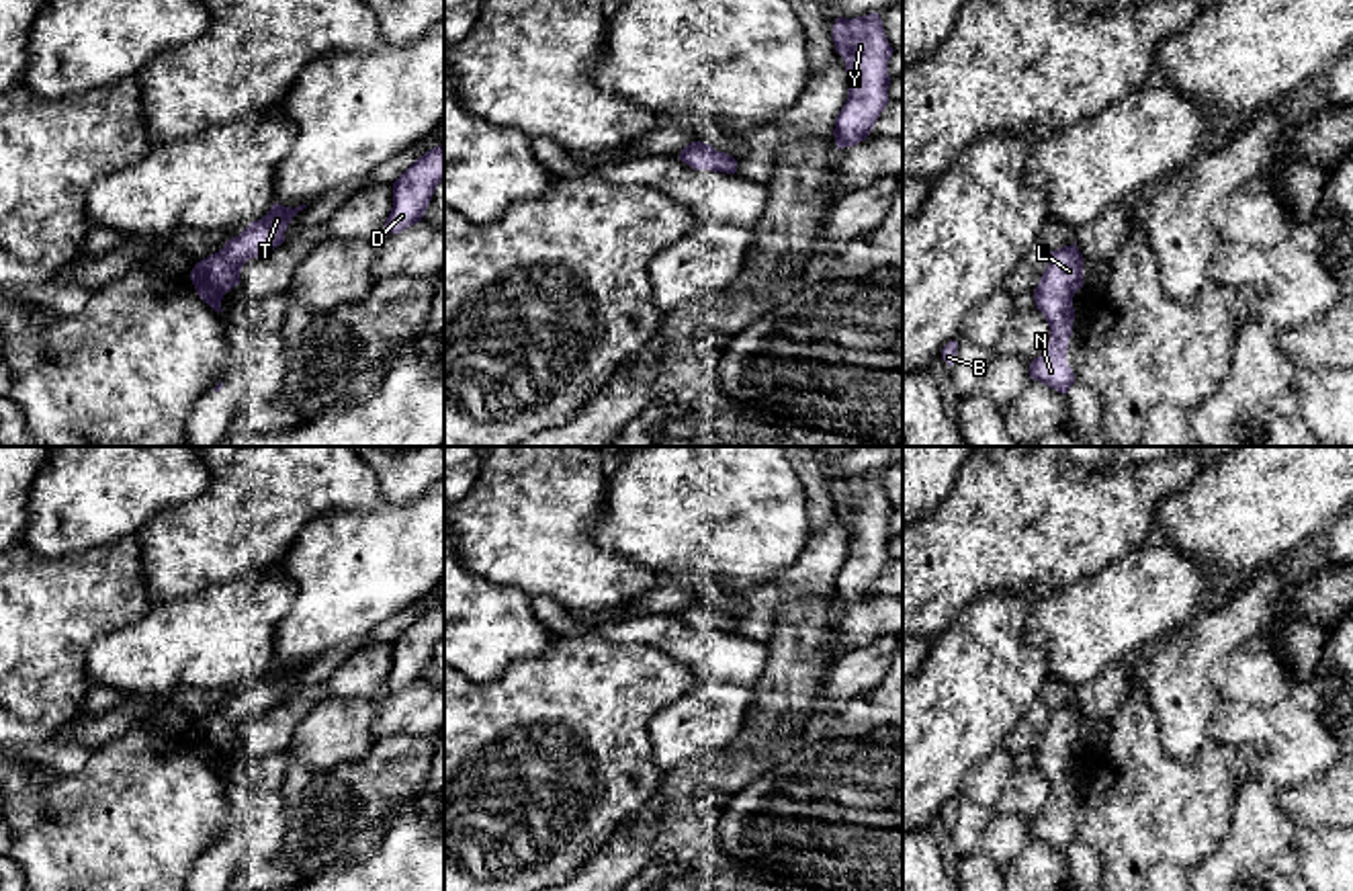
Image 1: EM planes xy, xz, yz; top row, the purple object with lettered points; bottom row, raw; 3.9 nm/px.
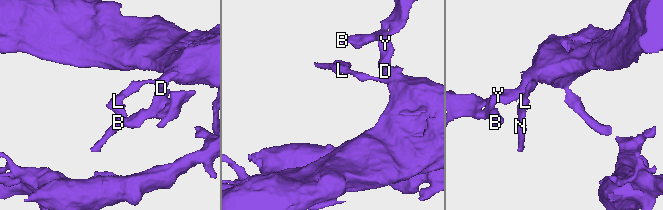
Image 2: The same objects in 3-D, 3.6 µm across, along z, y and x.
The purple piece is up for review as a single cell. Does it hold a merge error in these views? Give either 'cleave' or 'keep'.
keep

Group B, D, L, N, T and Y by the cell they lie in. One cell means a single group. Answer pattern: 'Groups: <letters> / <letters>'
Groups: B D L N T Y

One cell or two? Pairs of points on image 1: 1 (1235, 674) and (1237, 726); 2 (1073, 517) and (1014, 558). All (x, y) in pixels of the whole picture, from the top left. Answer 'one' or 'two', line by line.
1: two
2: one

